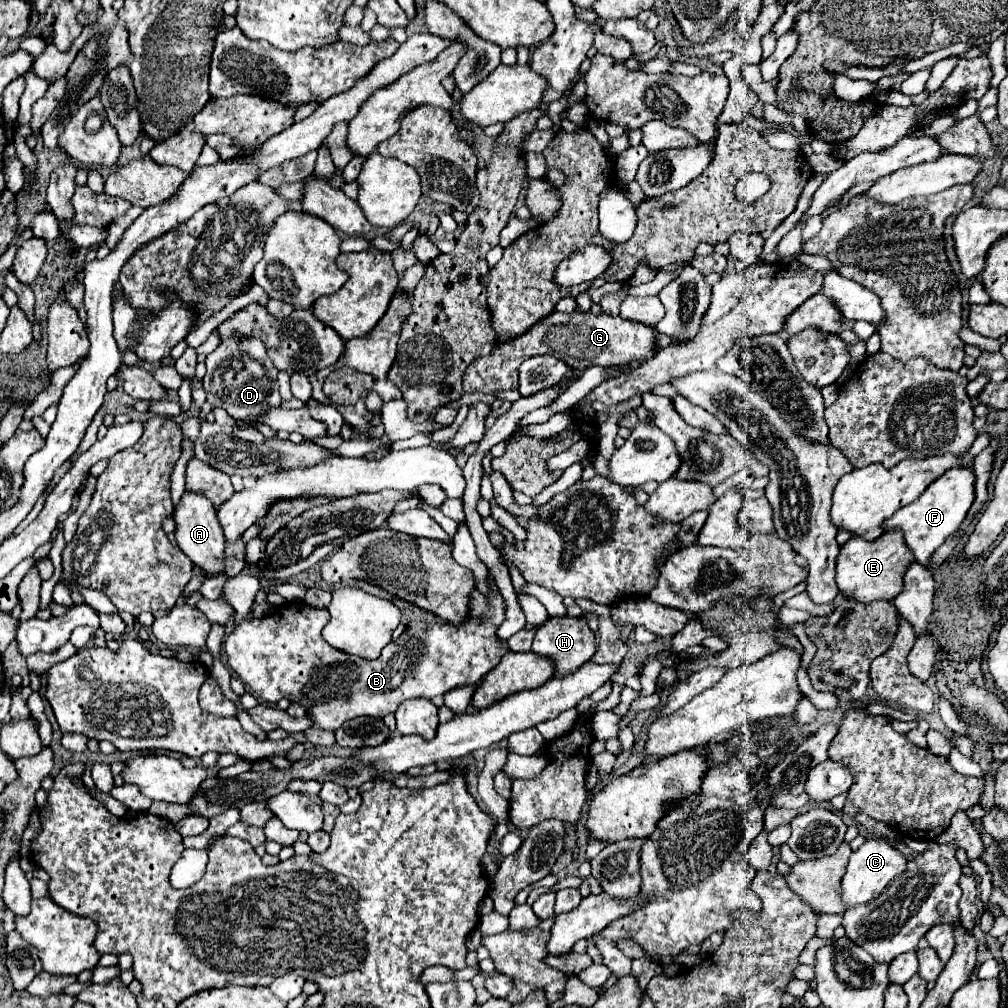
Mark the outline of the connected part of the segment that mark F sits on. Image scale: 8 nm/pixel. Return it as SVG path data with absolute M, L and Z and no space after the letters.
M950 468L944 476L938 476L936 482L928 484L928 488L918 496L918 500L900 508L892 518L884 520L882 526L886 532L900 530L904 534L904 542L908 544L910 552L914 552L914 558L926 566L926 562L930 560L930 554L960 528L972 502L974 502L972 468Z

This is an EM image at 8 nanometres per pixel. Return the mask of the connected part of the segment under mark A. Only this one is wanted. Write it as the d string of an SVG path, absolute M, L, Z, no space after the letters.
M184 492L180 504L174 510L176 520L176 540L180 550L202 570L208 572L208 576L222 576L226 572L226 540L224 532L220 528L220 522L216 520L216 510L212 504L208 504L208 498L202 494Z

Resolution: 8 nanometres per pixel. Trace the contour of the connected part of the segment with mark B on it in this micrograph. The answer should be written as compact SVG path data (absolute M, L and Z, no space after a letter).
M488 574L486 580L490 586L490 592L482 594L478 588L472 590L468 618L462 624L412 622L410 626L406 626L406 630L400 634L398 640L390 642L382 650L382 654L376 660L360 660L360 656L348 656L346 652L340 652L324 644L324 638L320 636L320 632L330 619L328 610L312 608L304 600L294 600L294 602L286 602L282 606L272 608L262 618L240 622L234 628L234 632L226 636L226 642L224 642L224 650L230 658L228 664L232 672L250 686L252 694L262 698L264 702L274 704L280 698L288 698L290 702L304 706L308 716L312 716L314 728L334 732L346 720L352 720L356 716L384 718L386 714L396 712L396 708L404 700L410 700L410 698L432 700L434 696L444 696L446 692L454 688L478 684L500 662L500 658L510 650L508 642L500 640L496 634L500 624L506 618L504 598L500 590L496 588L494 576Z

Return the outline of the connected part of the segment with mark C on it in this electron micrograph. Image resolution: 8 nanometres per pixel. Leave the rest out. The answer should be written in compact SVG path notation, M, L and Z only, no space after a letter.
M868 838L852 856L846 868L846 874L842 878L842 900L846 908L864 904L874 900L884 888L886 884L898 876L902 870L906 868L906 858L894 850L886 840L876 840L876 838Z

